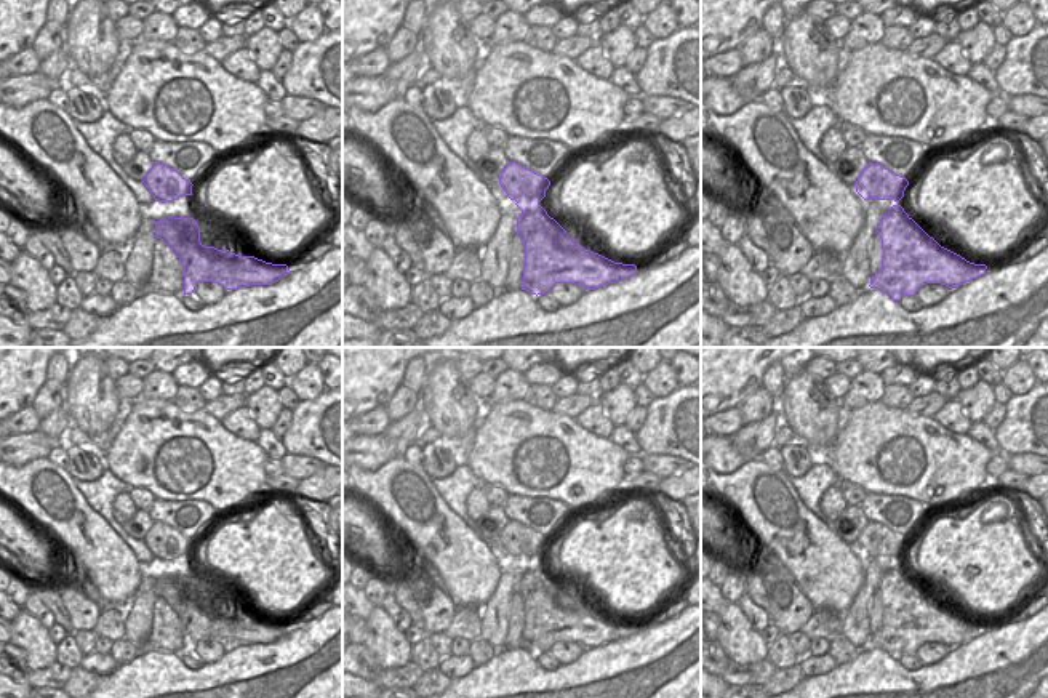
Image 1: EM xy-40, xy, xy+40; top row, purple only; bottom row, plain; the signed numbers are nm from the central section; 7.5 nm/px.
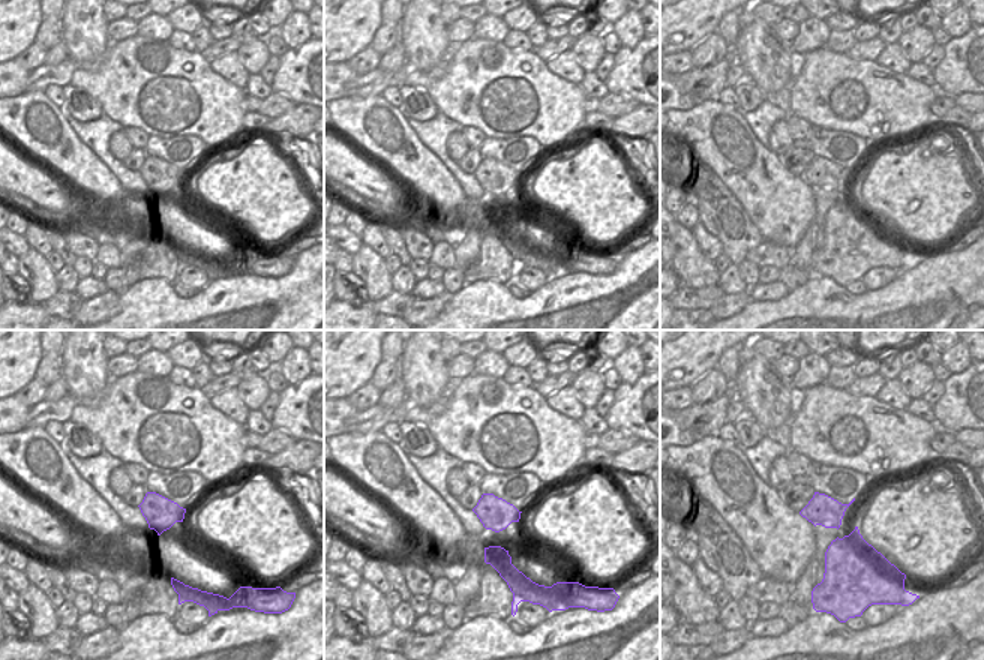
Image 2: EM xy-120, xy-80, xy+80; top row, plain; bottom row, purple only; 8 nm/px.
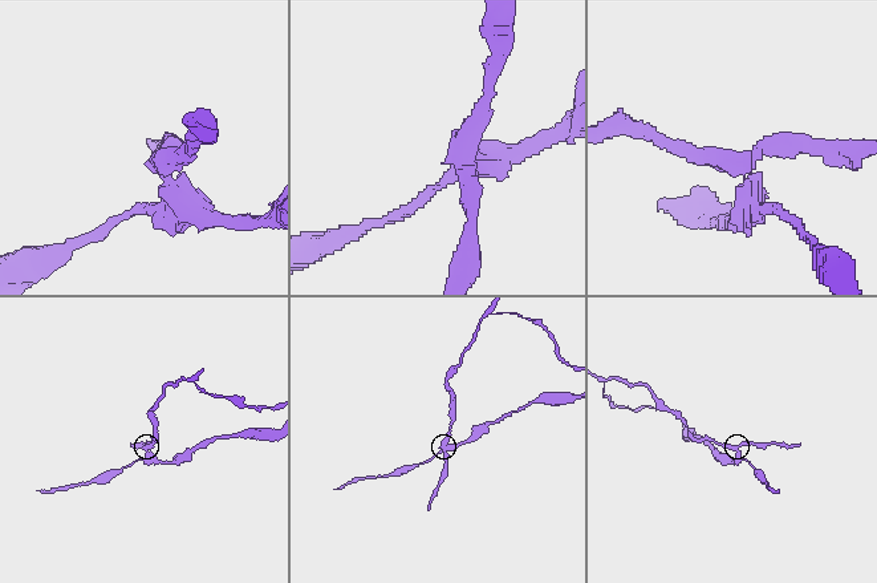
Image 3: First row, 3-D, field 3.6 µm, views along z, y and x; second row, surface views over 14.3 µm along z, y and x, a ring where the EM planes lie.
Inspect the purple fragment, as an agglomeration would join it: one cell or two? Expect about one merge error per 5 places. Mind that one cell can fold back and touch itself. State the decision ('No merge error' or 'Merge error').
Merge error.

